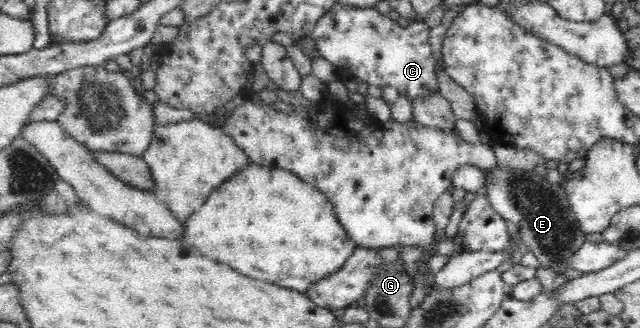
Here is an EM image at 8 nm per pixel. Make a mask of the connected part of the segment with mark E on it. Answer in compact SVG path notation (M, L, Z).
M496 163L493 167L482 169L482 187L485 187L486 199L493 209L507 221L517 224L521 238L541 261L538 279L545 284L544 292L562 286L567 280L561 277L561 273L565 271L565 258L586 243L586 234L581 231L570 212L564 185L555 185L546 177L541 179L541 170L534 167L525 171L521 167L504 167Z

